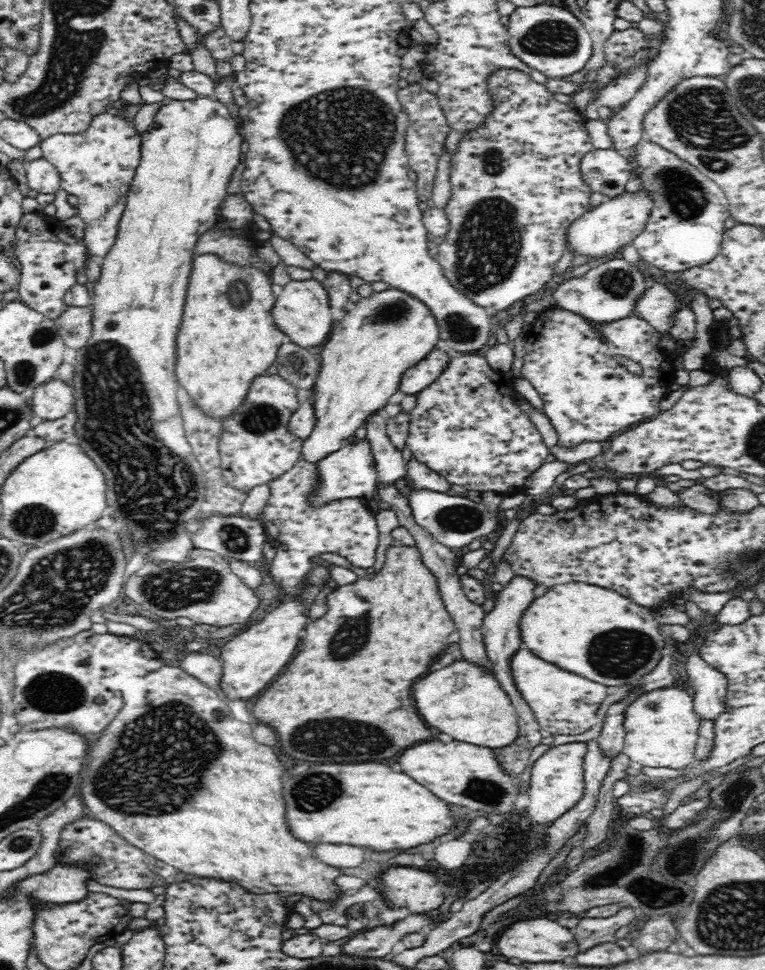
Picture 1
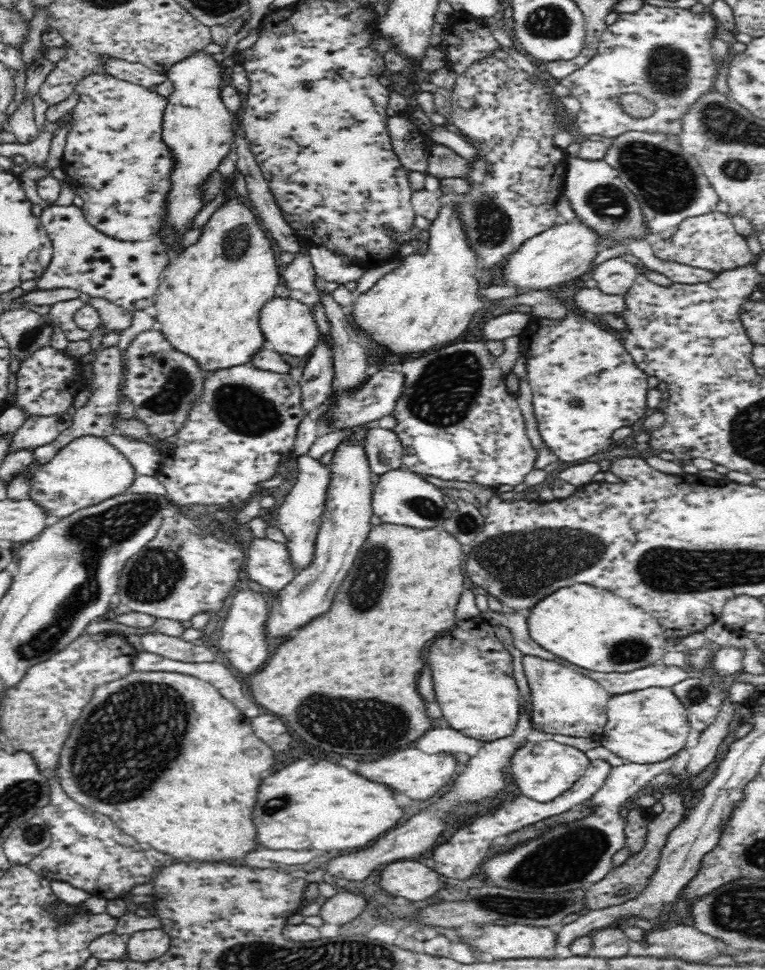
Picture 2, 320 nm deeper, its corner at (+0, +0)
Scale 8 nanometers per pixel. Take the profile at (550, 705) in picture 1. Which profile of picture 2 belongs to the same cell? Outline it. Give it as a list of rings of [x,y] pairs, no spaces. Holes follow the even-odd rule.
[[[523,656],[533,702],[533,721],[550,734],[576,738],[596,738],[603,734],[607,723],[609,692],[598,681],[582,672],[537,656]]]

